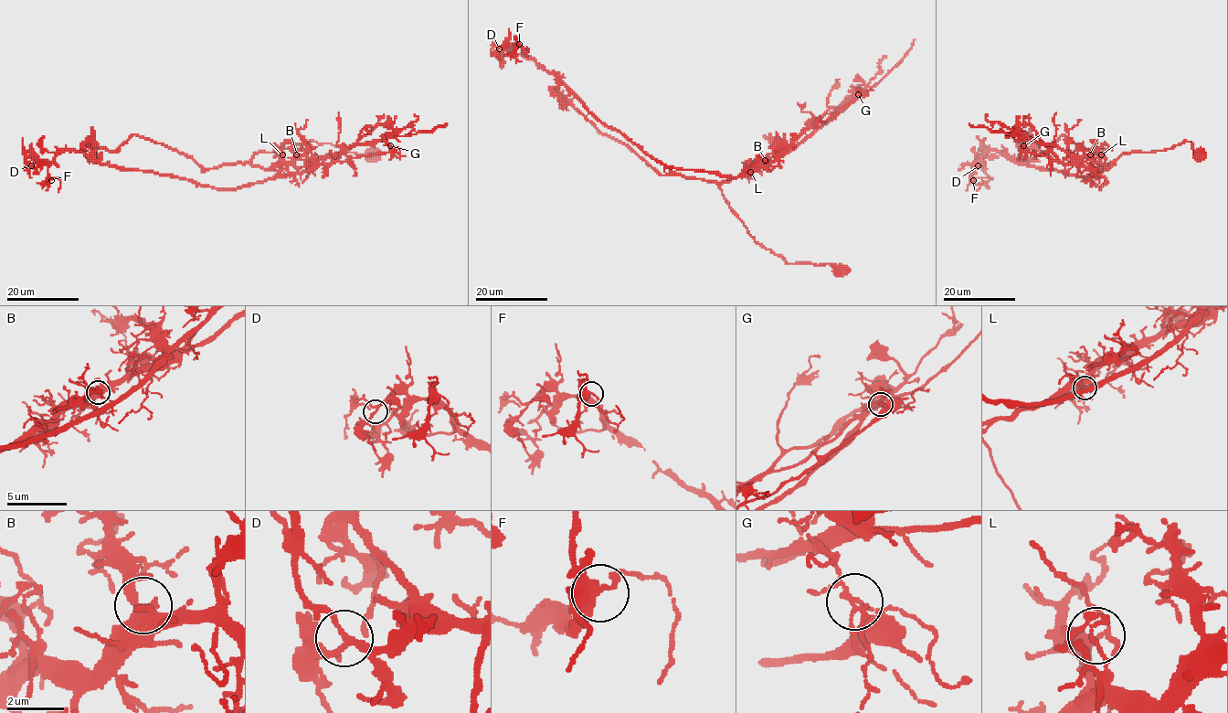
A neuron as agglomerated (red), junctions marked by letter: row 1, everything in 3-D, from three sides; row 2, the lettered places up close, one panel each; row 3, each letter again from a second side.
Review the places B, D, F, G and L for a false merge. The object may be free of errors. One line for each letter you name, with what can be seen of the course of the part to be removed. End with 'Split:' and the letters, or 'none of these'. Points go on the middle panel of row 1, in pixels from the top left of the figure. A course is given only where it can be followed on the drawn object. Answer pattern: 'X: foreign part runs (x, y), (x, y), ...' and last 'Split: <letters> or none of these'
G: foreign part runs (858, 94), (816, 118), (769, 163), (728, 176), (659, 163), (606, 127), (520, 47), (493, 45), (491, 55)
Split: G

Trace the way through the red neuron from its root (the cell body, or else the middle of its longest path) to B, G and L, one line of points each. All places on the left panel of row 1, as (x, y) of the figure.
B: (372, 154), (308, 141), (255, 153), (251, 163), (274, 168), (296, 154)
G: (372, 154), (308, 141), (255, 153), (251, 163), (274, 168), (301, 156), (347, 161), (386, 153), (389, 145)
L: (372, 154), (356, 154), (331, 143), (308, 141), (275, 152), (255, 153), (251, 163), (274, 168), (282, 154)

